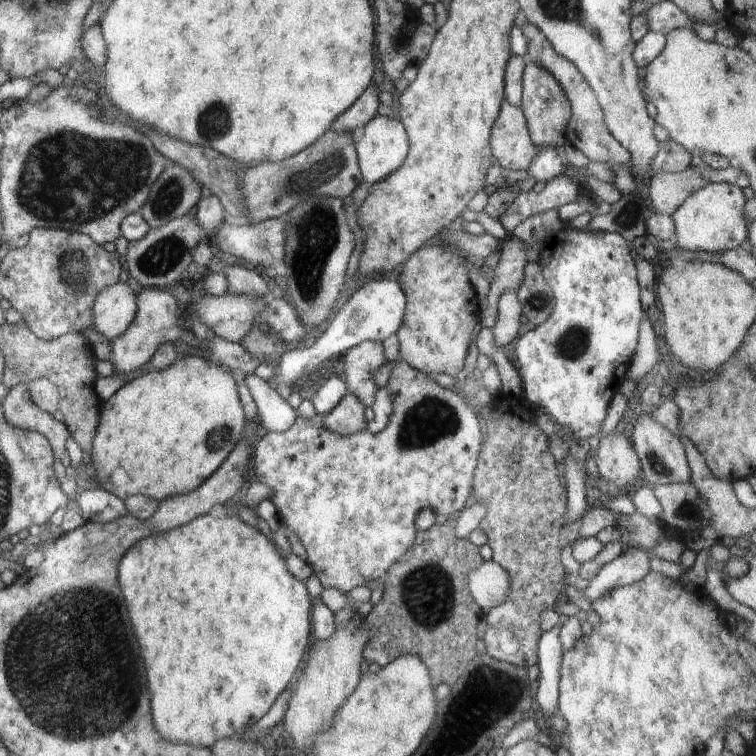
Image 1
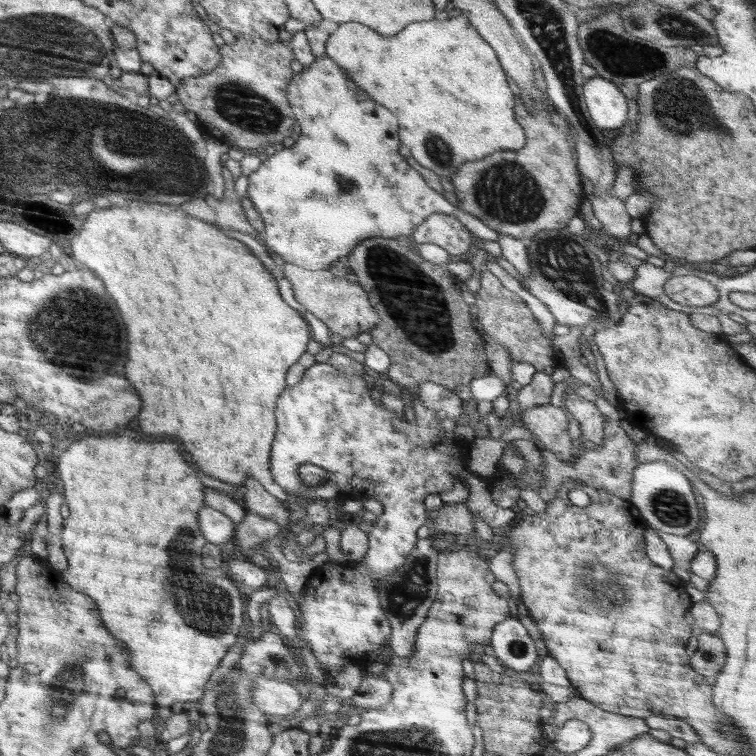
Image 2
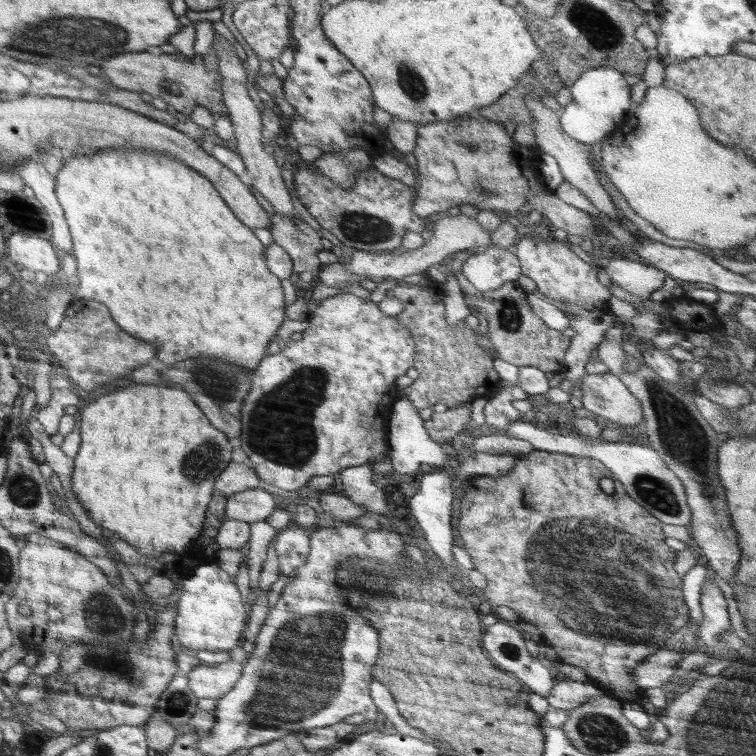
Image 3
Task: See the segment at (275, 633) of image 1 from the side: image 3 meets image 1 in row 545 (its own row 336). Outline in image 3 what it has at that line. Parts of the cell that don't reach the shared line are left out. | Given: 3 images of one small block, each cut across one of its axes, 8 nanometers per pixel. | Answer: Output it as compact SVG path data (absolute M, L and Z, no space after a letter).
M98 149L98 152L90 155L80 153L80 155L71 156L68 154L66 159L55 177L55 194L68 223L71 240L76 244L74 256L78 264L80 284L76 283L76 294L73 294L73 300L90 298L104 304L109 309L114 322L122 330L132 337L138 337L150 343L154 342L156 352L158 352L158 356L154 357L162 360L166 366L172 366L184 358L196 358L200 354L206 354L206 356L216 356L220 360L226 360L226 362L232 362L244 368L252 368L248 371L254 374L258 363L267 354L268 343L276 336L286 317L281 279L274 276L266 267L265 251L267 248L254 235L252 228L246 226L230 211L208 178L184 165L178 159L174 159L168 153L144 151L144 149Z

